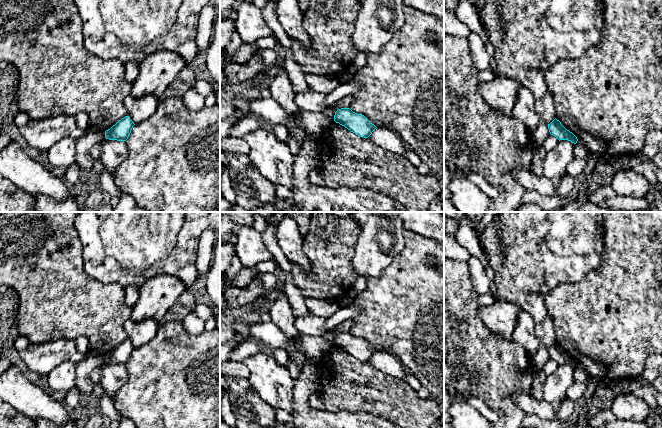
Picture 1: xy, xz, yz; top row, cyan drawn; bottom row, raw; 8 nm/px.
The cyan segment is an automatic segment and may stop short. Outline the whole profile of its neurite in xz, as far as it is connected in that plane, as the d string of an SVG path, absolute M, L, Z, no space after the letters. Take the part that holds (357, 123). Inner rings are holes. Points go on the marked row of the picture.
M350 108L338 109L334 115L334 121L364 138L368 138L377 128L364 115L357 114Z

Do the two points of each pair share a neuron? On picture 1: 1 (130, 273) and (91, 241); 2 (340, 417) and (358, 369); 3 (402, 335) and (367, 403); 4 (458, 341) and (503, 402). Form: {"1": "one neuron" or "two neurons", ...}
{"1": "one neuron", "2": "two neurons", "3": "two neurons", "4": "one neuron"}

